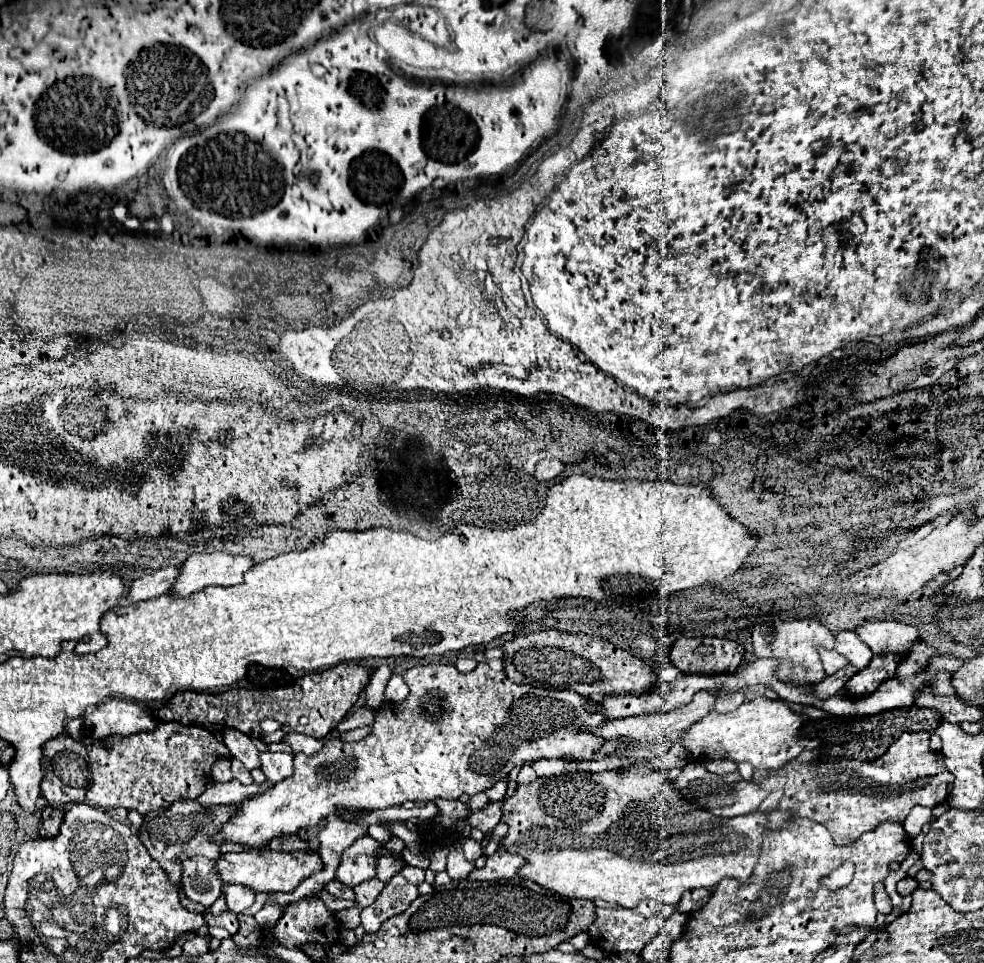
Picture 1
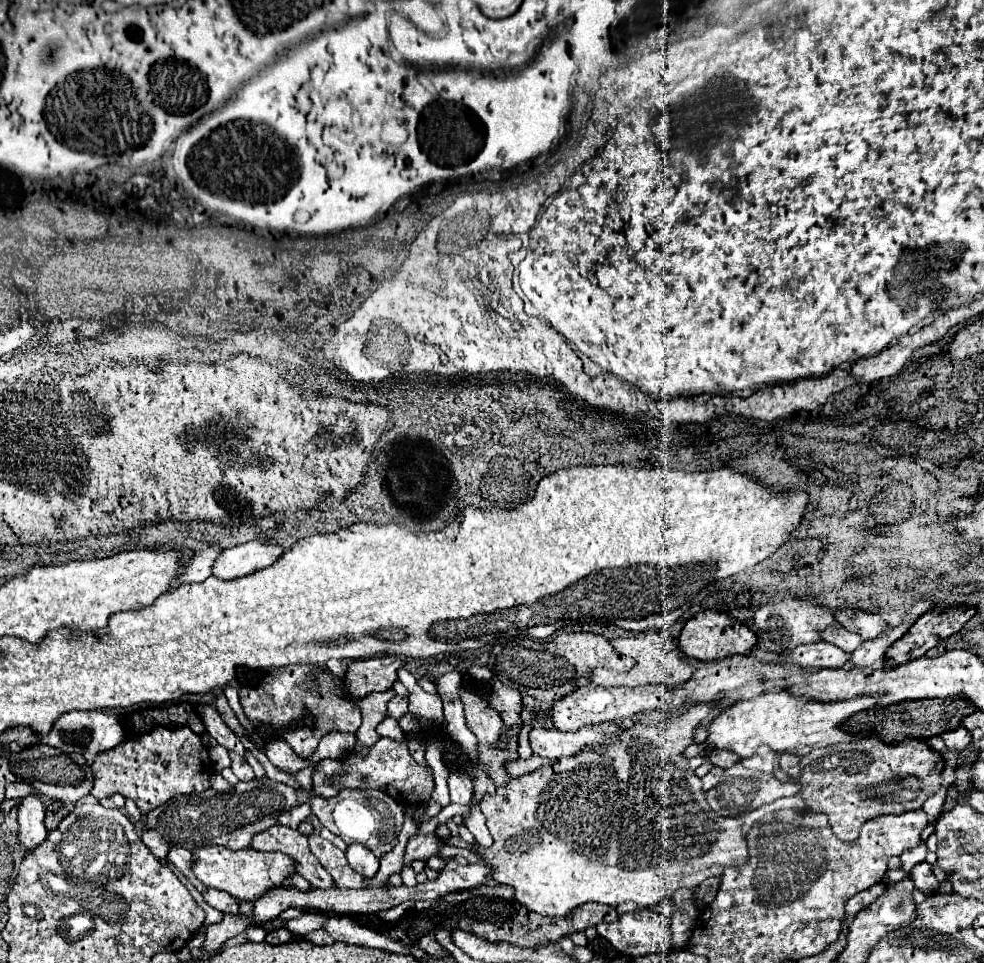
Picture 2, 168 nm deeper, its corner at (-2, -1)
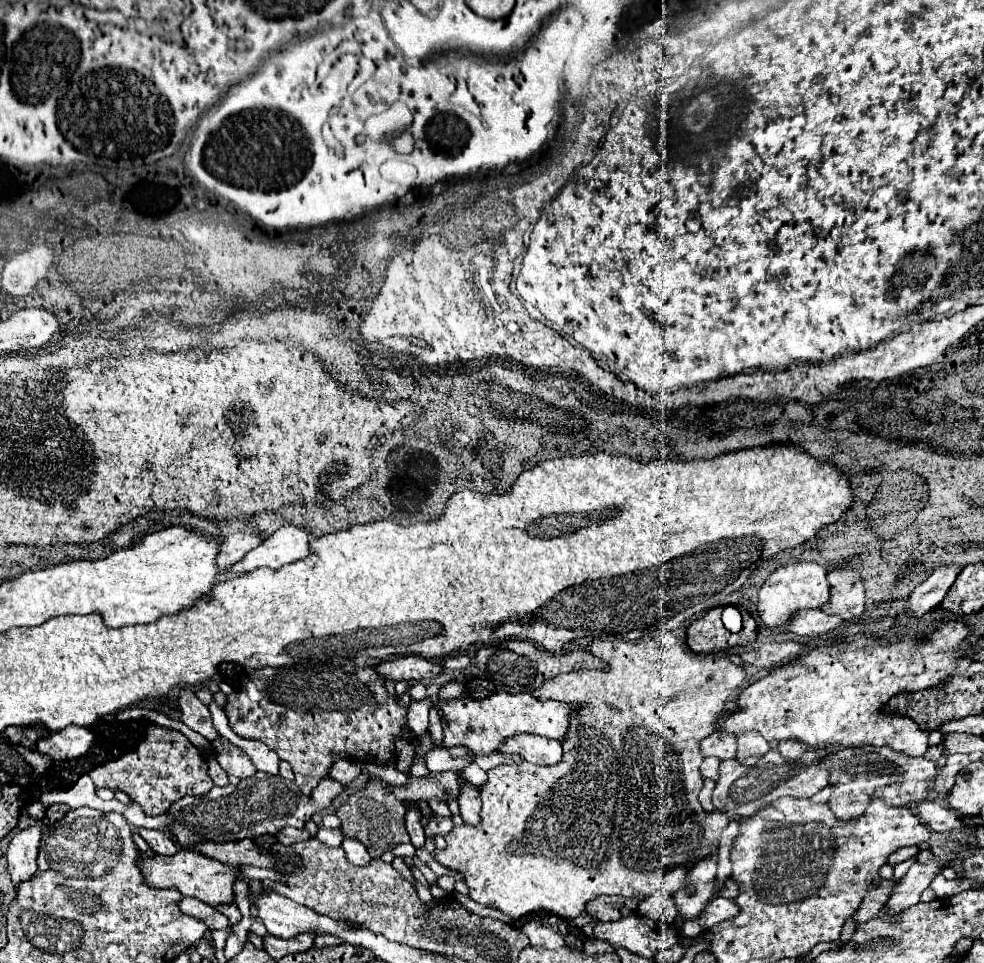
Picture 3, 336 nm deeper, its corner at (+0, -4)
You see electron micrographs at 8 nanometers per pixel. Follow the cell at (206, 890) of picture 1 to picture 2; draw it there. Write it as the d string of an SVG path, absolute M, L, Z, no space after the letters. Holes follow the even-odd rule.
M171 846L167 858L169 858L169 862L175 864L175 868L179 868L179 872L181 872L183 876L189 878L189 882L191 882L199 892L205 892L205 890L207 890L207 886L195 878L195 872L193 872L193 862L195 862L193 852L189 852L189 850L185 850L185 848L179 848L179 846Z

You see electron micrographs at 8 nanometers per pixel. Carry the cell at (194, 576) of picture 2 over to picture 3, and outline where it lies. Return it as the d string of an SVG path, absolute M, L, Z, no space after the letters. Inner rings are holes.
M235 533L225 537L225 541L221 543L221 553L217 557L217 563L221 565L221 569L227 569L231 565L235 565L237 561L241 561L245 557L245 553L249 553L249 549L255 549L257 545L261 545L265 541L263 535L257 533Z

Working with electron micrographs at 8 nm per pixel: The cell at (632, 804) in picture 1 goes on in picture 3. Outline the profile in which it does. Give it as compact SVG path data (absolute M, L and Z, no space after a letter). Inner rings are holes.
M665 631L649 639L641 641L623 641L623 639L595 639L589 647L589 653L601 659L607 669L581 669L573 673L565 673L553 679L547 679L541 687L531 689L531 695L539 701L555 699L563 701L567 705L575 705L575 711L569 715L569 727L563 737L563 759L557 765L551 767L537 767L527 761L523 763L511 763L511 765L499 765L491 769L489 783L481 789L481 823L477 827L473 825L459 825L453 827L445 839L447 849L435 849L433 859L447 869L453 869L465 877L465 883L469 887L469 897L475 903L481 903L485 907L499 909L501 913L509 915L511 919L521 919L529 913L537 911L549 911L553 915L559 915L563 919L579 917L585 911L585 905L599 897L599 895L623 895L633 897L637 893L639 897L649 897L655 891L661 893L675 893L681 887L681 879L685 873L703 857L713 853L717 849L717 841L709 841L709 813L701 809L697 801L697 793L701 791L703 779L699 775L699 765L705 759L699 743L703 737L711 735L715 731L717 719L727 715L727 703L739 691L747 679L747 673L741 665L735 665L729 657L715 657L713 653L693 653L685 641L681 641L675 633Z

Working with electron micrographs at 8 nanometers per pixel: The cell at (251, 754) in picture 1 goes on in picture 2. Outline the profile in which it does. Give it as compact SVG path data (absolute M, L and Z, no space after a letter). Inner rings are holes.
M199 706L197 710L199 710L199 716L203 718L203 724L205 724L207 732L209 732L221 746L225 746L225 748L231 750L231 752L237 752L237 754L245 756L247 750L245 750L241 738L235 736L235 734L227 728L227 724L221 720L219 712L217 712L213 706Z

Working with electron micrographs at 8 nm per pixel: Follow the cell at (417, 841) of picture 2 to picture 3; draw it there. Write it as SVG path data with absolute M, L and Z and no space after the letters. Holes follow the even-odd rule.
M433 813L433 817L429 819L429 823L427 823L427 827L425 827L425 835L427 835L427 837L445 835L445 833L449 833L451 827L453 827L451 817L441 817L441 815Z

